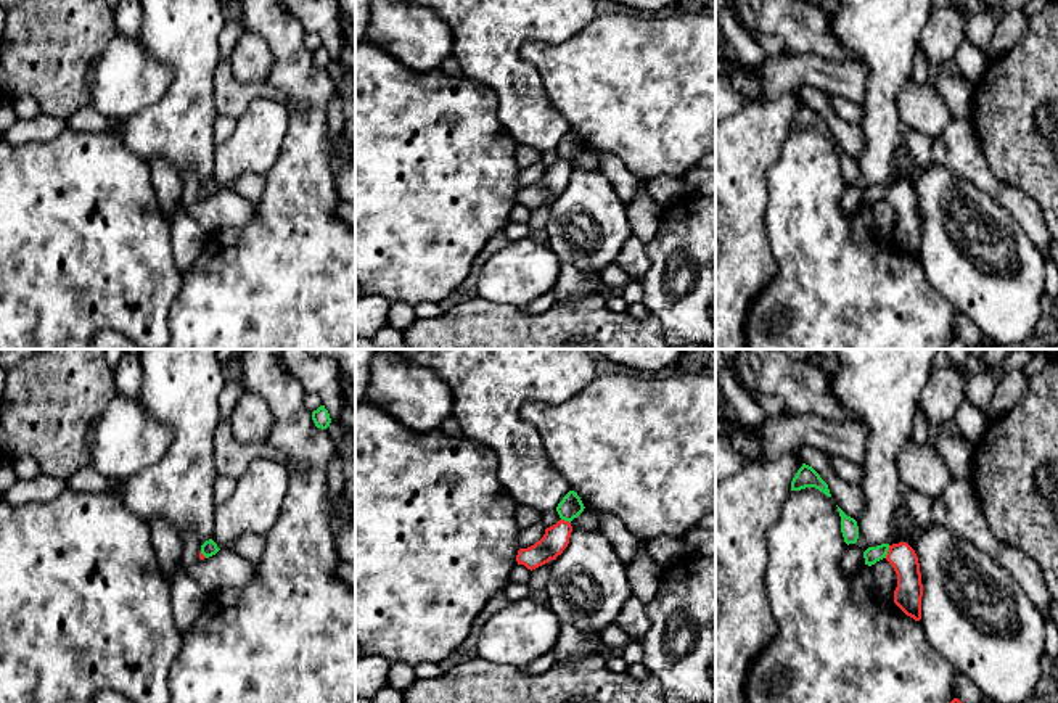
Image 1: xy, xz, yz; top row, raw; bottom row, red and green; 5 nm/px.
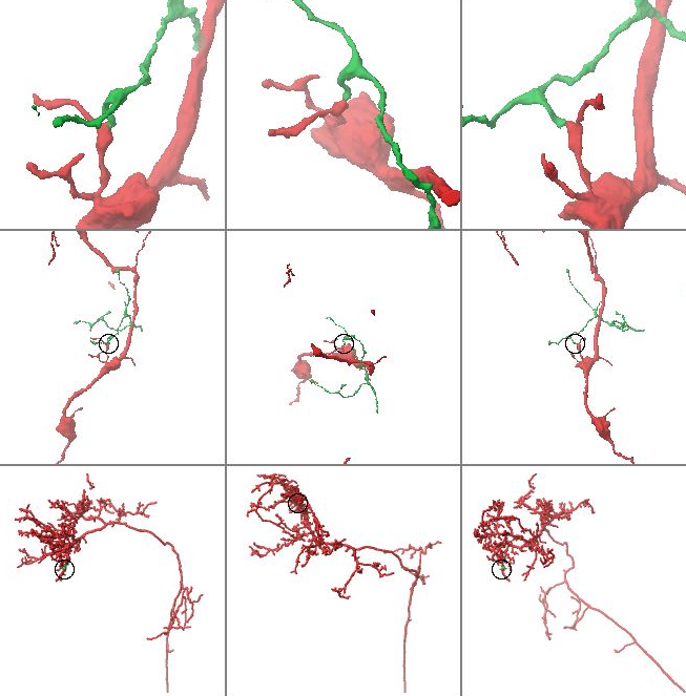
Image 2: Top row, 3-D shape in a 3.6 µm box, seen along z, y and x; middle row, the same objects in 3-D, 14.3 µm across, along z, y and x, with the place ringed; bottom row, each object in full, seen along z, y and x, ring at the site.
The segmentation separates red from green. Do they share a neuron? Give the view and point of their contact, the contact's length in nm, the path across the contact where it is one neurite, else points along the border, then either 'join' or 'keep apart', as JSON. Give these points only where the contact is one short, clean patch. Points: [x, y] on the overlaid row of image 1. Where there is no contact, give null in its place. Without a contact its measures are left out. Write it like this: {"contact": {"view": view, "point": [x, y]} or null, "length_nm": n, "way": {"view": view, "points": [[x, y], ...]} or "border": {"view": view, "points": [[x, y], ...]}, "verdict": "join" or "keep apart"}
{"contact": {"view": "yz", "point": [888, 552]}, "length_nm": 70, "border": {"view": "yz", "points": [[889, 546], [885, 557]]}, "verdict": "keep apart"}

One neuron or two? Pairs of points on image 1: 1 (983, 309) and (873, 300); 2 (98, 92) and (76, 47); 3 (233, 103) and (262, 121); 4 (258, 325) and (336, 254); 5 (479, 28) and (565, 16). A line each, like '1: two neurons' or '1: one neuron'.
1: two neurons
2: two neurons
3: two neurons
4: one neuron
5: one neuron

